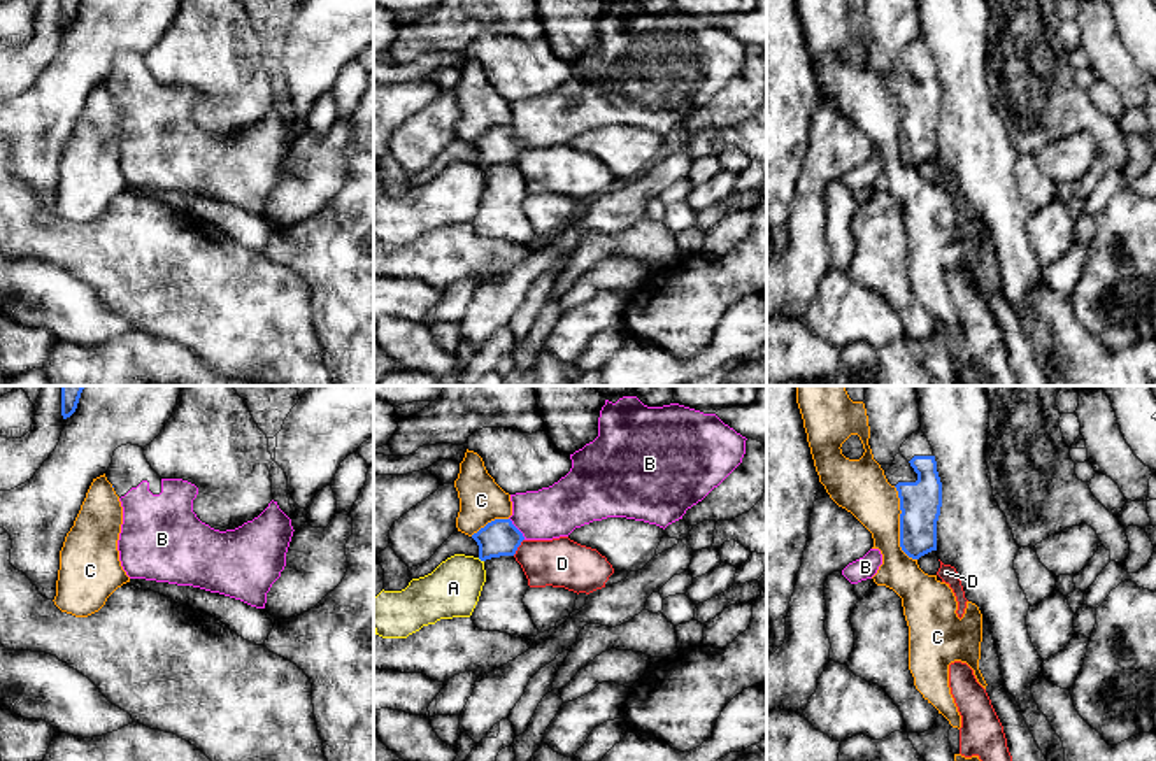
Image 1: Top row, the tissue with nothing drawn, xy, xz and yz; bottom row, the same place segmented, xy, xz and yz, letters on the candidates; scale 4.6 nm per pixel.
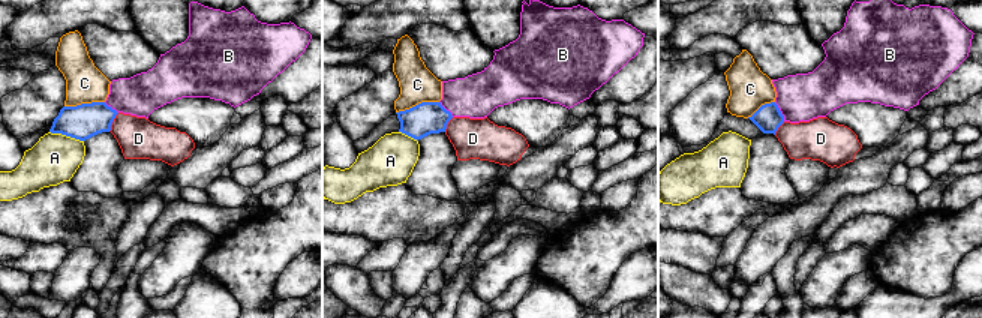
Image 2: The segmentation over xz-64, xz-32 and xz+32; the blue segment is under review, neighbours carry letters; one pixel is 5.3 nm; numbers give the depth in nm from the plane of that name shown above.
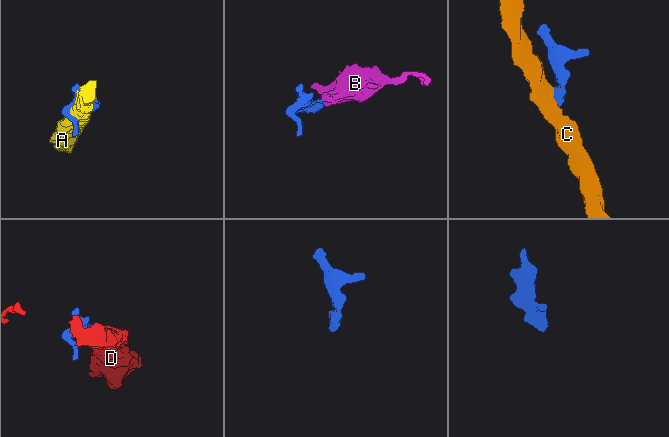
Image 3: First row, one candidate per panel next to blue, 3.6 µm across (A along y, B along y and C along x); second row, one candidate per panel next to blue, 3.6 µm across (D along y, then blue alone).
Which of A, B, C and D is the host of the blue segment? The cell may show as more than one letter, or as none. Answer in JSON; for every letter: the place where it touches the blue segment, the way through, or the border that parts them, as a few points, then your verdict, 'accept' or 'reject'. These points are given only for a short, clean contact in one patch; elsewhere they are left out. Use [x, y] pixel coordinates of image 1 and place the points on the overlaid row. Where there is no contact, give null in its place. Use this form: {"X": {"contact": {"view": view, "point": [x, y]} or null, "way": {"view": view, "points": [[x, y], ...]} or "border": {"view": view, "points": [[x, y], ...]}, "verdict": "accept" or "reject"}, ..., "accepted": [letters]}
{"A": {"contact": {"view": "xz", "point": [481, 560]}, "verdict": "reject"}, "B": {"contact": {"view": "xz", "point": [516, 528]}, "way": {"view": "xz", "points": [[500, 537], [516, 528], [535, 516], [556, 511]]}, "verdict": "accept"}, "C": {"contact": {"view": "yz", "point": [900, 525]}, "border": {"view": "yz", "points": [[893, 486], [900, 511], [900, 547], [916, 560]]}, "verdict": "reject"}, "D": {"contact": {"view": "xz", "point": [518, 546]}, "border": {"view": "xz", "points": [[523, 539], [513, 554]]}, "verdict": "reject"}, "accepted": ["B"]}

